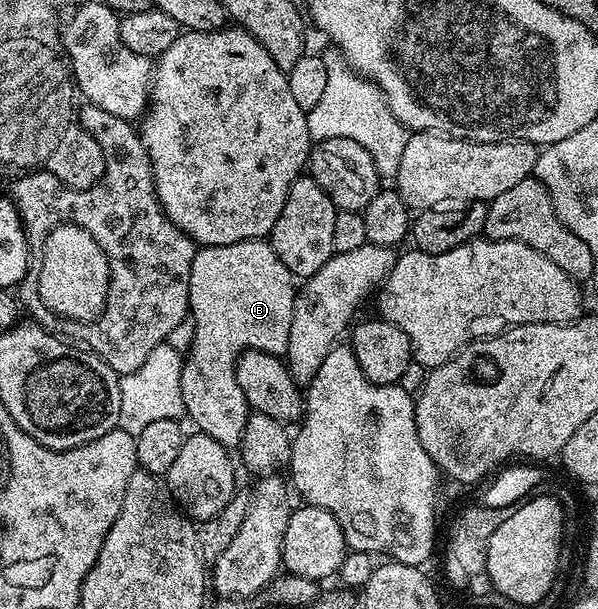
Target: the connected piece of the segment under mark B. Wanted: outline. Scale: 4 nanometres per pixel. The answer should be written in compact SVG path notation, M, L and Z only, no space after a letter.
M249 239L248 241L240 241L232 245L216 245L215 247L199 246L192 257L192 273L188 273L188 297L190 298L190 314L189 318L194 319L194 336L190 339L190 355L188 354L182 361L182 376L180 377L180 389L184 397L184 405L186 406L186 415L195 423L197 430L220 441L220 445L224 445L227 449L234 449L241 444L244 437L244 429L246 423L250 420L252 410L246 404L244 393L240 389L240 385L236 381L236 365L234 364L238 356L244 351L263 351L264 353L272 353L279 357L285 356L288 349L288 329L292 329L292 309L294 308L294 297L296 294L296 276L290 272L288 265L284 265L284 261L280 261L280 257L276 257L276 253L270 248L266 239Z

